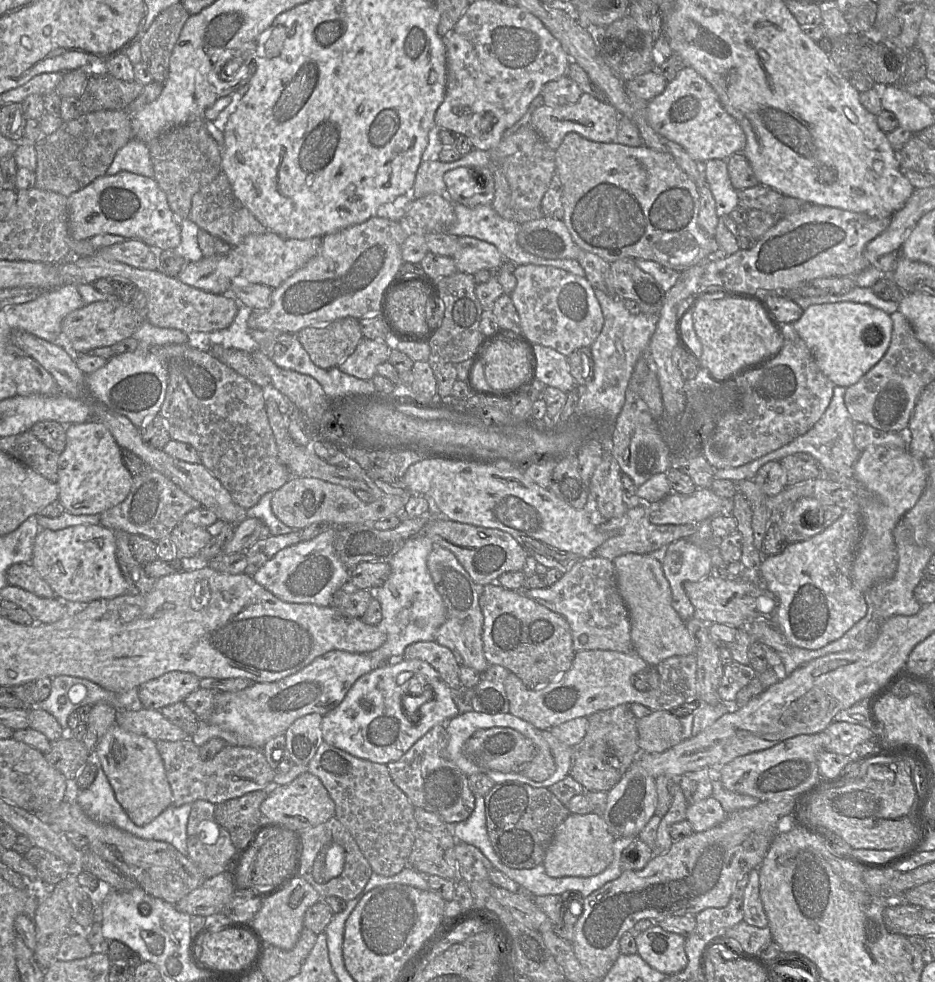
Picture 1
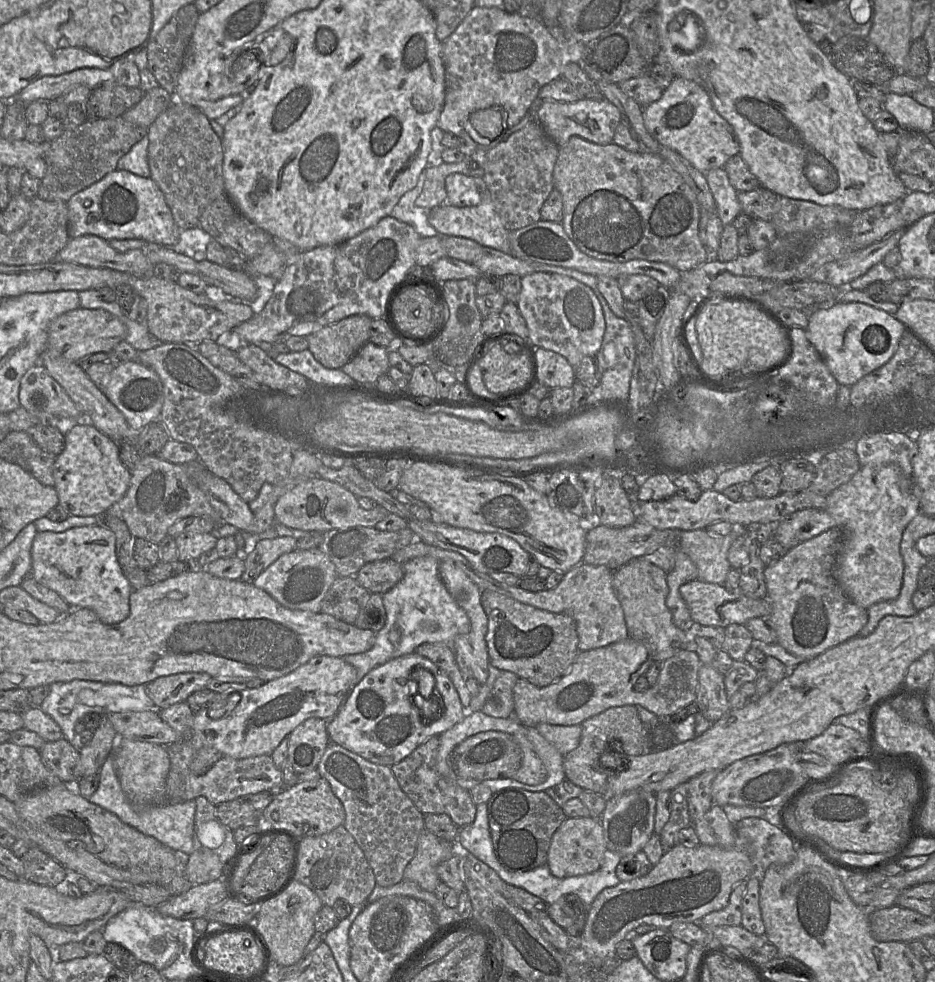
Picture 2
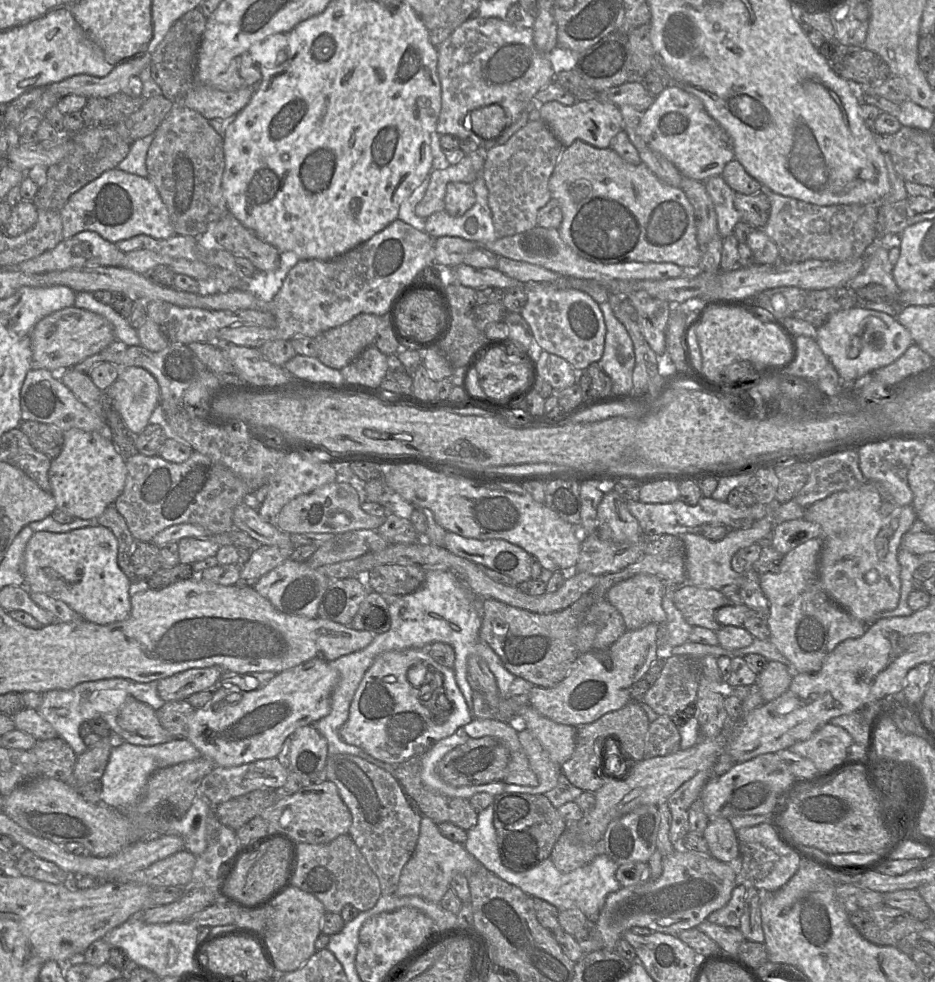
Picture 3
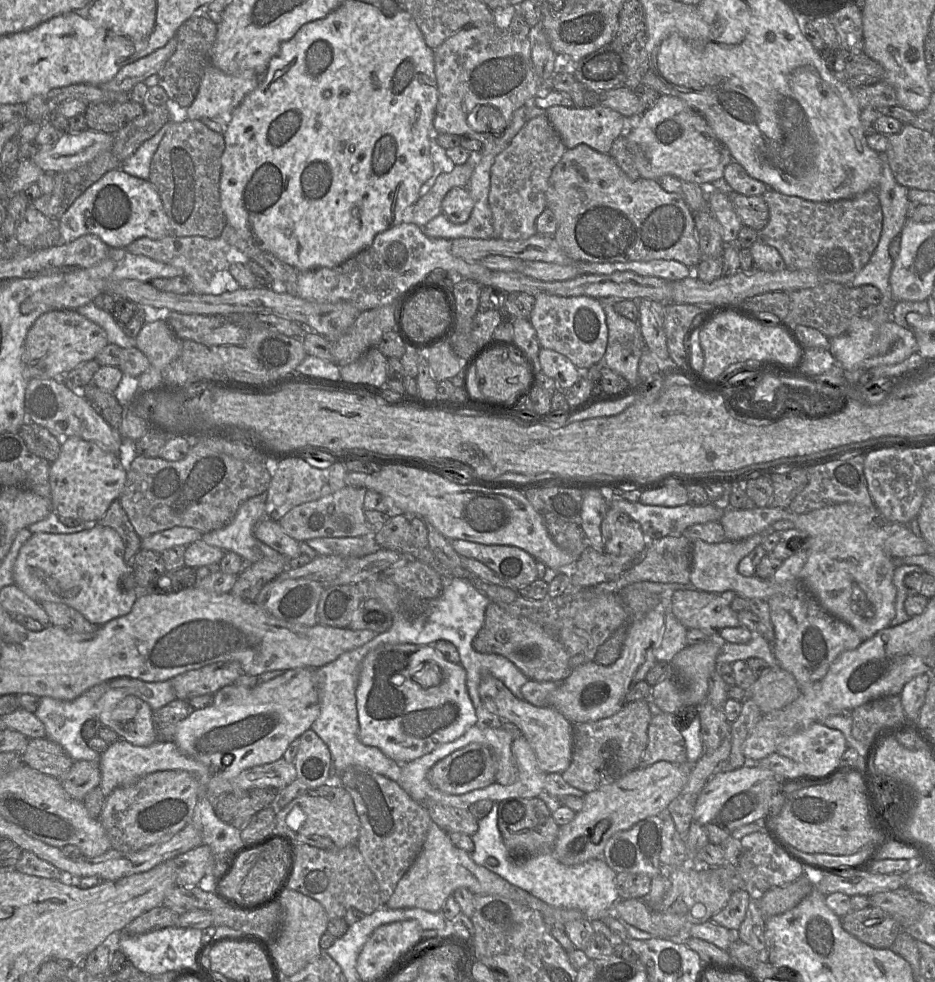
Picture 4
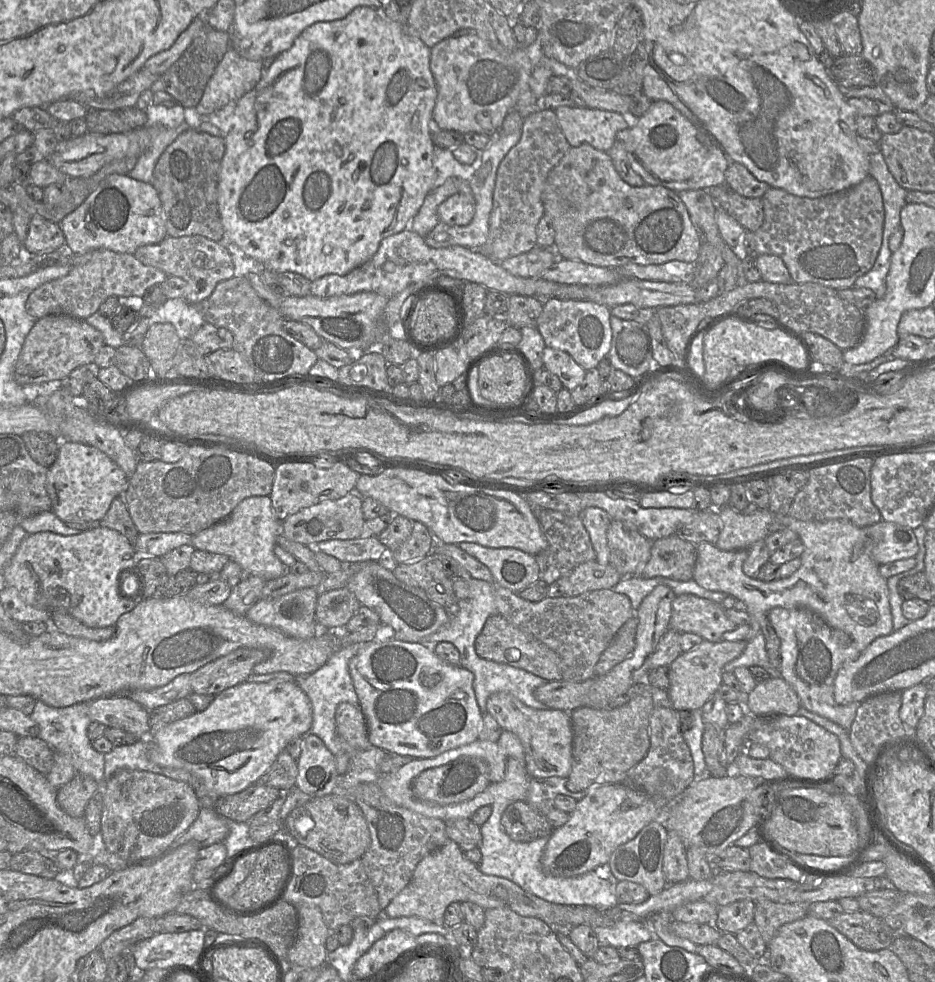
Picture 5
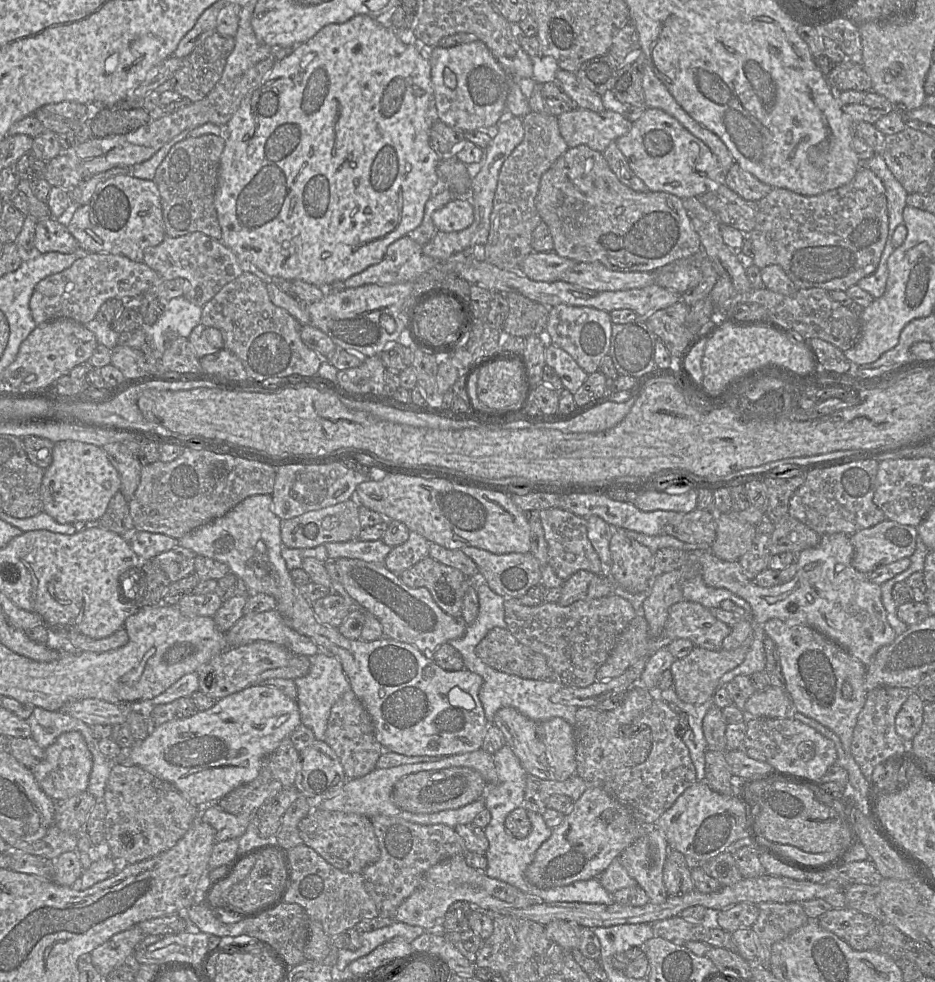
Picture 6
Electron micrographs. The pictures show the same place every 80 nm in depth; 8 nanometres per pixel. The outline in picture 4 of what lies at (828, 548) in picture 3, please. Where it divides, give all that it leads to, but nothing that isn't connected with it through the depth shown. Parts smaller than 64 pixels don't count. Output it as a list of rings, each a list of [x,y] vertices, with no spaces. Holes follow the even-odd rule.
[[[841,503],[804,514],[794,513],[788,508],[787,514],[776,517],[775,522],[779,520],[788,520],[795,528],[808,534],[808,558],[799,579],[828,613],[852,626],[862,642],[891,626],[897,595],[897,589],[893,584],[896,566],[894,559],[885,551],[885,543],[891,534],[893,523],[888,522],[876,506]]]

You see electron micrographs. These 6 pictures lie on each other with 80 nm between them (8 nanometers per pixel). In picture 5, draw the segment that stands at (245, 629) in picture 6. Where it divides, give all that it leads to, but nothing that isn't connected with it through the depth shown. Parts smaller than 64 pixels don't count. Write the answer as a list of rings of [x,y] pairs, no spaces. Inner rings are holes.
[[[314,587],[302,588],[277,599],[259,599],[245,616],[256,624],[276,628],[286,635],[309,639],[319,633],[315,613],[317,598]]]

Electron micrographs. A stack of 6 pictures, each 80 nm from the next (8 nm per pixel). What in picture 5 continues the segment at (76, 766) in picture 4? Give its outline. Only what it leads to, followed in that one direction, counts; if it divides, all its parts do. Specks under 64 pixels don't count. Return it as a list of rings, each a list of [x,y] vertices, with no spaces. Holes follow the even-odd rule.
[[[77,772],[57,790],[57,803],[70,816],[84,816],[88,801],[100,789],[101,785],[94,778]]]

